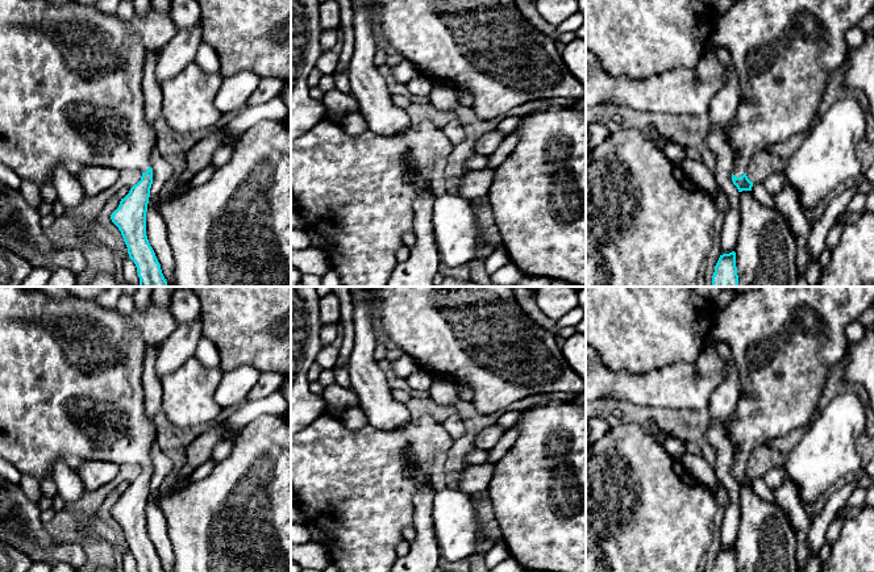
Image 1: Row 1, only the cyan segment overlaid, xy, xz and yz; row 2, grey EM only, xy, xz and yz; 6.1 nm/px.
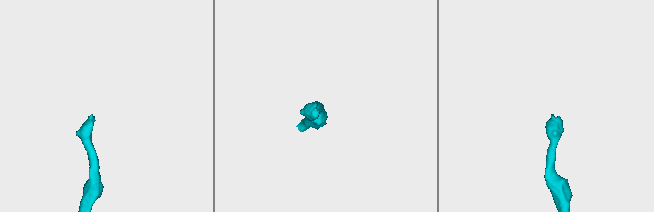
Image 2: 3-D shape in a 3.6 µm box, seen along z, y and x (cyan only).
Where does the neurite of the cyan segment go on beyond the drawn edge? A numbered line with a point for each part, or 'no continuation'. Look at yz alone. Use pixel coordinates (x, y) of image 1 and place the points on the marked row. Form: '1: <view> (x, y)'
1: yz (785, 51)

